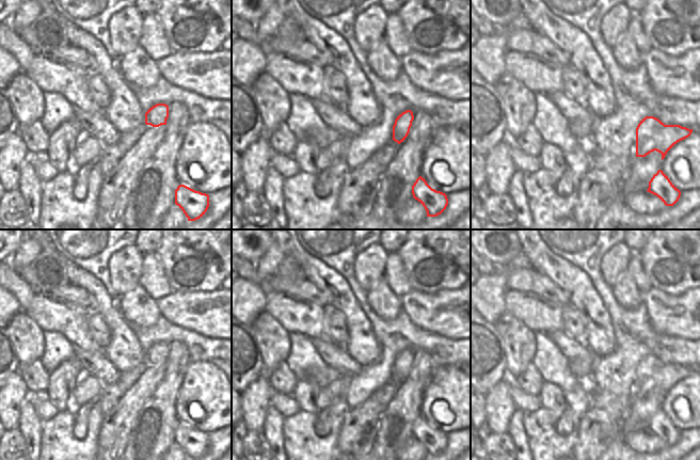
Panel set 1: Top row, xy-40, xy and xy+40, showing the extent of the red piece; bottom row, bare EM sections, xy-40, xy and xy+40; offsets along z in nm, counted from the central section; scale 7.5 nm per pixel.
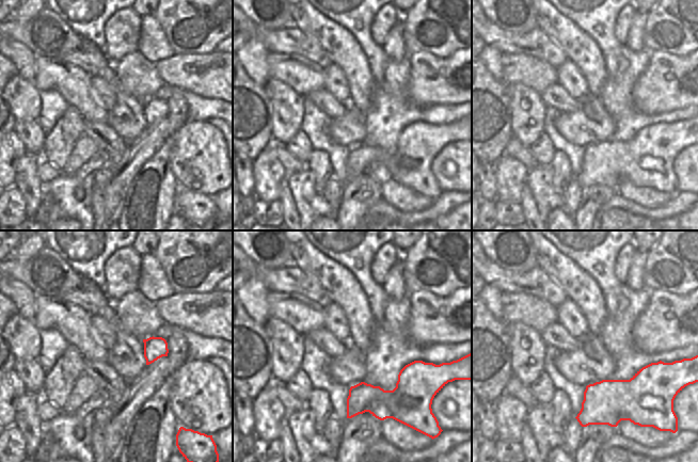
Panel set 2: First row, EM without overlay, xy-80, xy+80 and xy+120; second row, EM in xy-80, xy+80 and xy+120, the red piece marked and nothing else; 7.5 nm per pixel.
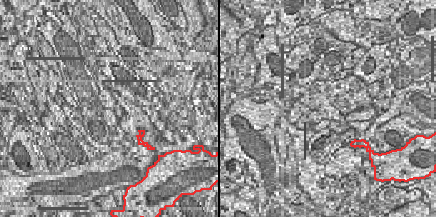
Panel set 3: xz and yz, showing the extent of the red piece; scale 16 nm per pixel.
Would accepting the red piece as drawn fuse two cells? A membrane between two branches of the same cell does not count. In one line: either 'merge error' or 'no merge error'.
no merge error

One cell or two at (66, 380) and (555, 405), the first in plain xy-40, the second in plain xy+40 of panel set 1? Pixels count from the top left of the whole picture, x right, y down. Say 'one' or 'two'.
one

